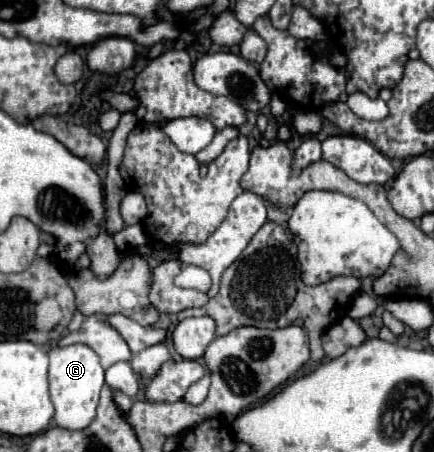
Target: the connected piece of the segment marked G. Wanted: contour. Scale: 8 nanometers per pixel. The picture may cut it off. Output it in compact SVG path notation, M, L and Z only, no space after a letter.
M87 344L55 346L49 350L49 392L55 402L55 424L67 430L79 430L91 424L103 386L103 368L99 356Z

